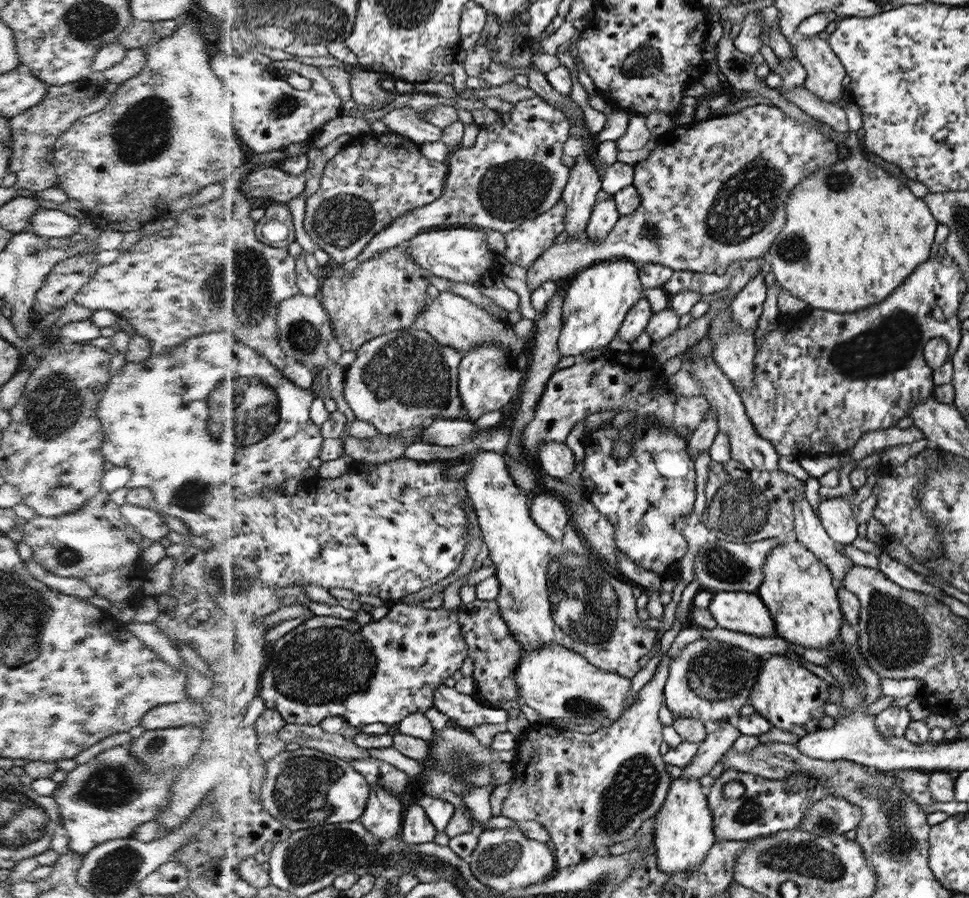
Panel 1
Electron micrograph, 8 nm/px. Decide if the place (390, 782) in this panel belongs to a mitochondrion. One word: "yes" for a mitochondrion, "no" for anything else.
no

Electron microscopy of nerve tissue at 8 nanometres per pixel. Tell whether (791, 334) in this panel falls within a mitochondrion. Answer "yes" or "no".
no

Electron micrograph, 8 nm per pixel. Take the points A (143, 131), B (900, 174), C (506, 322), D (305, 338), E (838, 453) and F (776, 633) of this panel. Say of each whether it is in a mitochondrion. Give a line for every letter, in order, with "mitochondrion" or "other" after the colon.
A: mitochondrion
B: other
C: other
D: mitochondrion
E: other
F: other

